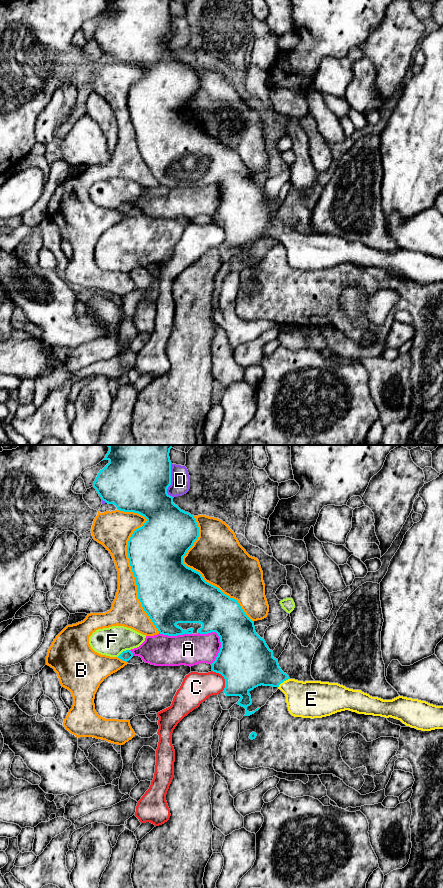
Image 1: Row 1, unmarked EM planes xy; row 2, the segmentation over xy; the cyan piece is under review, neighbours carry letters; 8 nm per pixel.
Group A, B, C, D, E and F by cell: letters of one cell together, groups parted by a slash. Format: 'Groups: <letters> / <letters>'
Groups: A / B / C / D / E / F

